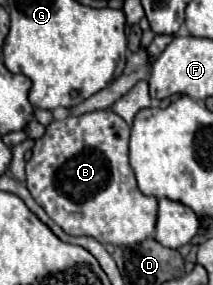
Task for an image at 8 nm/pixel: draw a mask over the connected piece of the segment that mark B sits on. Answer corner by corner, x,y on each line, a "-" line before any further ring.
95,110
95,112
89,112
89,114
83,114
83,116
67,116
65,120
53,120
43,138
39,138
33,146
33,156
31,160
27,162
27,188
31,192
31,196
35,198
35,202
53,218
53,222
57,222
65,234
69,236
91,236
95,240
99,240
101,244
113,244
113,246
133,246
133,244
139,244
143,242
145,238
151,238
153,232
155,232
155,218
157,218
157,200
153,196
145,196
139,188
137,188
137,182
135,182
135,174
129,166
129,126
127,122
115,114
113,110

